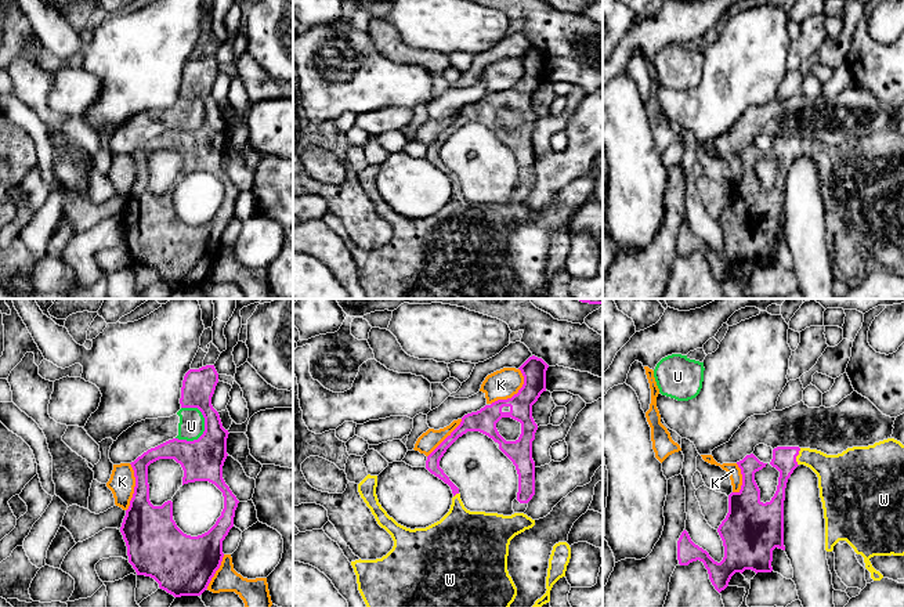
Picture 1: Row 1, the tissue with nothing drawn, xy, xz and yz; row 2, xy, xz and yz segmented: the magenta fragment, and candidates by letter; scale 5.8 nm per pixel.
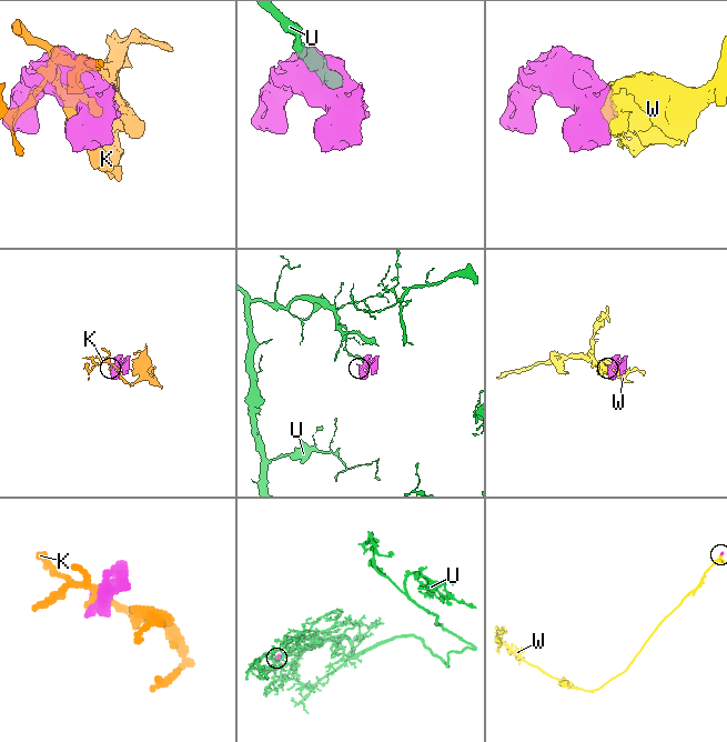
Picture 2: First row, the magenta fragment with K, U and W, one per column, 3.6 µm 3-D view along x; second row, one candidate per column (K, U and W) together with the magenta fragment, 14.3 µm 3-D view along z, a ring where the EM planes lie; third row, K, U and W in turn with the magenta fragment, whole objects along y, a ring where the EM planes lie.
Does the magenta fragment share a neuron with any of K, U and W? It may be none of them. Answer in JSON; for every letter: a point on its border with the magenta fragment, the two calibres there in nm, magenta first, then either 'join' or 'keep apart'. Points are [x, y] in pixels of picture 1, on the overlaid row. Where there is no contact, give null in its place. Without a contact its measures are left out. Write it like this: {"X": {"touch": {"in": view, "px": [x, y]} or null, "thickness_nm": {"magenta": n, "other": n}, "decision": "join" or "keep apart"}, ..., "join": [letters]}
{"K": {"touch": {"in": "xz", "px": [517, 393]}, "thickness_nm": {"magenta": 140, "other": 170}, "decision": "keep apart"}, "U": {"touch": {"in": "xy", "px": [203, 433]}, "thickness_nm": {"magenta": 240, "other": 150}, "decision": "keep apart"}, "W": {"touch": {"in": "yz", "px": [796, 455]}, "thickness_nm": {"magenta": 140, "other": 220}, "decision": "join"}, "join": ["W"]}

